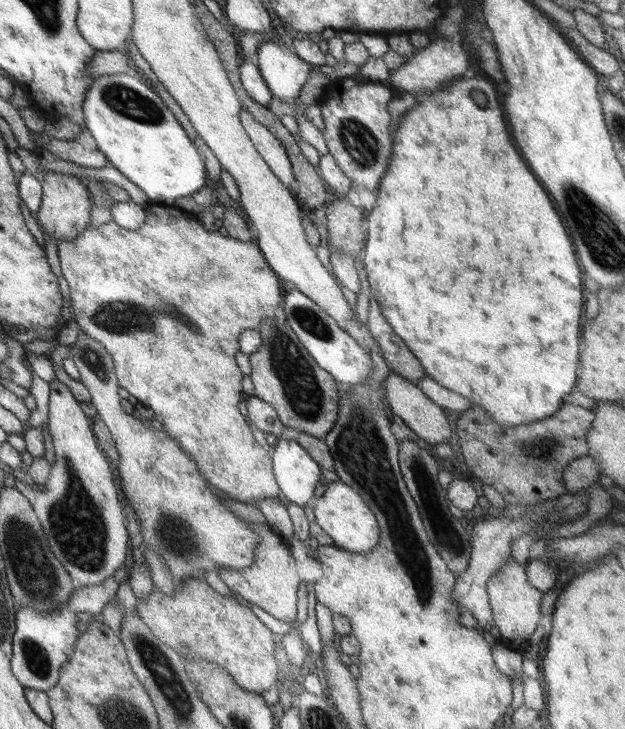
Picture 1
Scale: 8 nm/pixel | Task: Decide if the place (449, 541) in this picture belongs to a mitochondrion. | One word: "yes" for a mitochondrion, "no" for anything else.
yes

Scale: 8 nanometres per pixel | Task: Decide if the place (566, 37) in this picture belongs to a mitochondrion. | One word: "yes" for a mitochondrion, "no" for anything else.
no

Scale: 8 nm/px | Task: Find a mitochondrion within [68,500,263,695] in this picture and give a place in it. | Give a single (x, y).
(173, 533)

